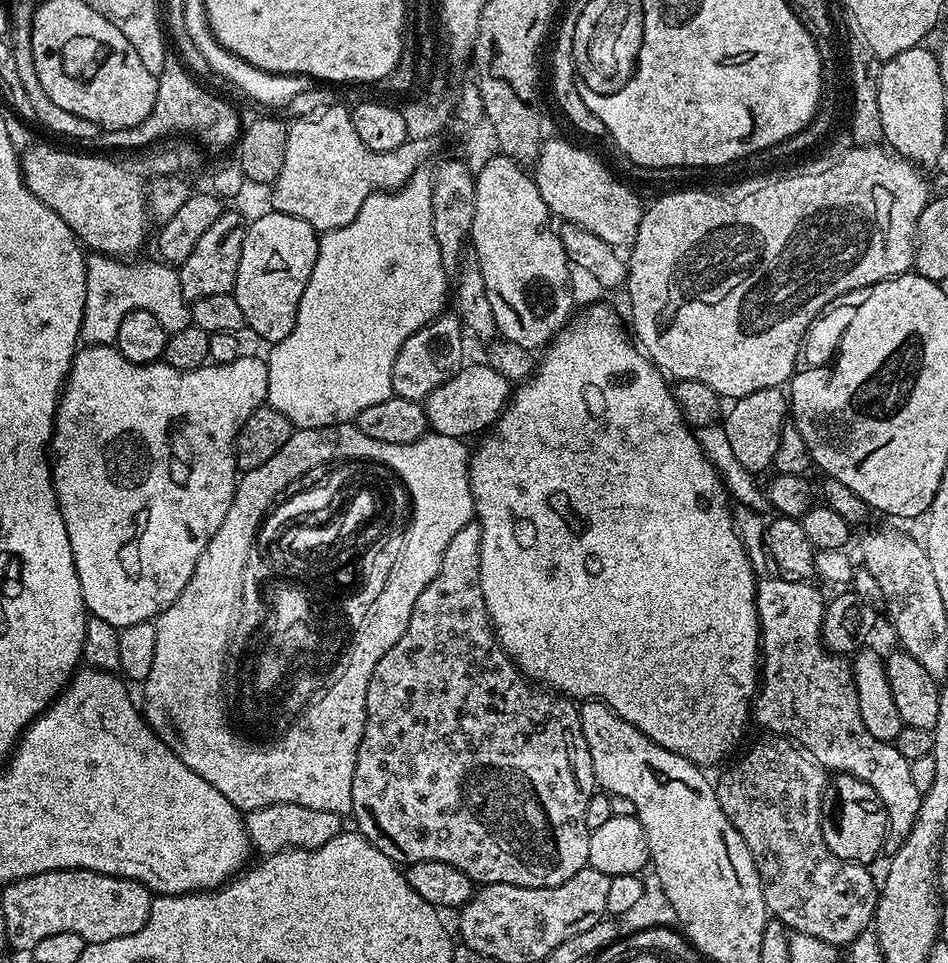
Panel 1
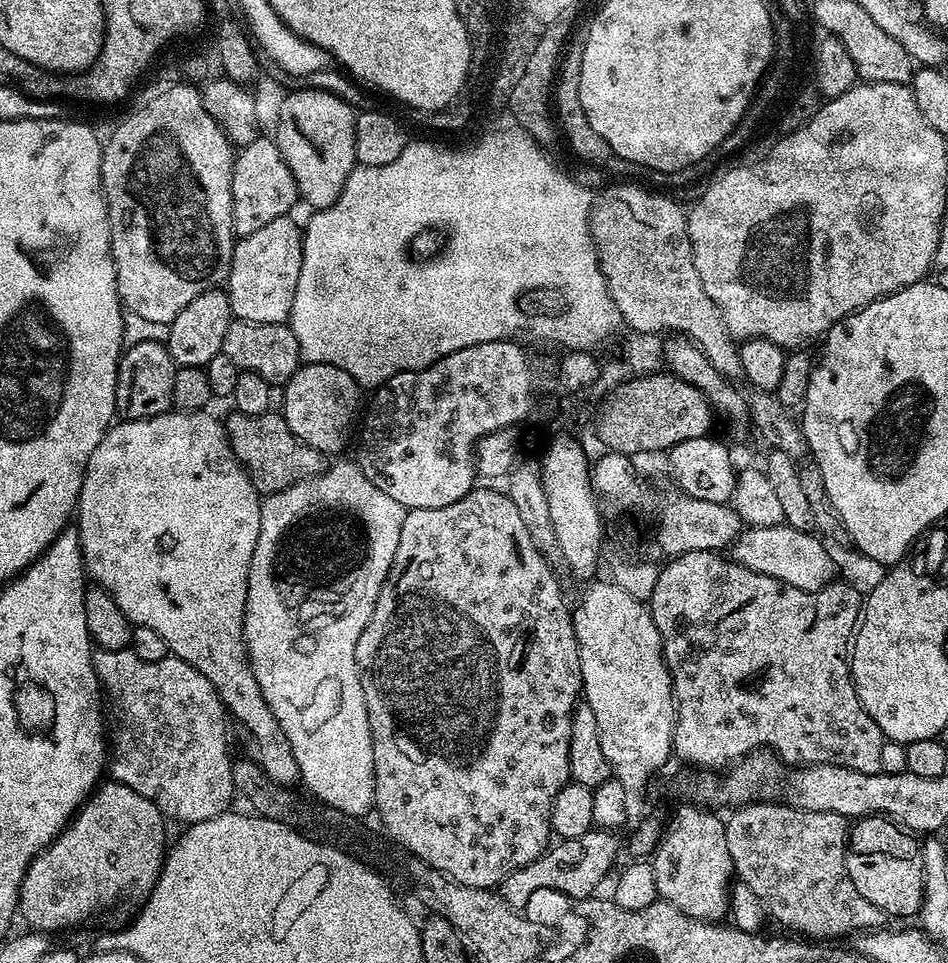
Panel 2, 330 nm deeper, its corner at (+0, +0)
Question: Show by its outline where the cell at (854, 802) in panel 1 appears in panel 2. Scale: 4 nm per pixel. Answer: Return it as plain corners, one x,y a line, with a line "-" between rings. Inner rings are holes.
865,816
851,825
846,858
850,882
854,882
858,894
862,894
866,902
874,902
885,917
915,917
920,911
924,897
920,845
921,841
913,833
887,816

